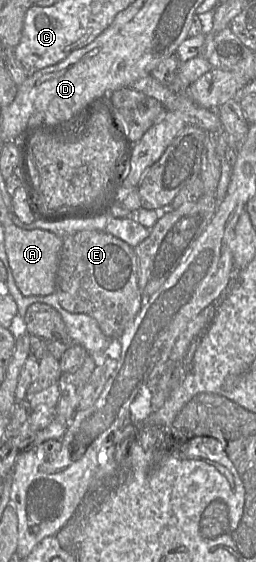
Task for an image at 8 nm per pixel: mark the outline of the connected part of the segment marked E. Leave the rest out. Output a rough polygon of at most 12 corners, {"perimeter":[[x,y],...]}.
{"perimeter":[[218,205],[165,212],[134,248],[63,237],[54,292],[119,338],[187,258]]}

